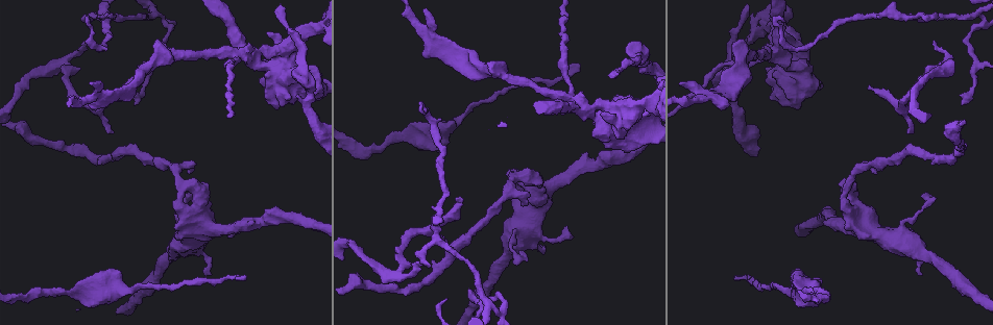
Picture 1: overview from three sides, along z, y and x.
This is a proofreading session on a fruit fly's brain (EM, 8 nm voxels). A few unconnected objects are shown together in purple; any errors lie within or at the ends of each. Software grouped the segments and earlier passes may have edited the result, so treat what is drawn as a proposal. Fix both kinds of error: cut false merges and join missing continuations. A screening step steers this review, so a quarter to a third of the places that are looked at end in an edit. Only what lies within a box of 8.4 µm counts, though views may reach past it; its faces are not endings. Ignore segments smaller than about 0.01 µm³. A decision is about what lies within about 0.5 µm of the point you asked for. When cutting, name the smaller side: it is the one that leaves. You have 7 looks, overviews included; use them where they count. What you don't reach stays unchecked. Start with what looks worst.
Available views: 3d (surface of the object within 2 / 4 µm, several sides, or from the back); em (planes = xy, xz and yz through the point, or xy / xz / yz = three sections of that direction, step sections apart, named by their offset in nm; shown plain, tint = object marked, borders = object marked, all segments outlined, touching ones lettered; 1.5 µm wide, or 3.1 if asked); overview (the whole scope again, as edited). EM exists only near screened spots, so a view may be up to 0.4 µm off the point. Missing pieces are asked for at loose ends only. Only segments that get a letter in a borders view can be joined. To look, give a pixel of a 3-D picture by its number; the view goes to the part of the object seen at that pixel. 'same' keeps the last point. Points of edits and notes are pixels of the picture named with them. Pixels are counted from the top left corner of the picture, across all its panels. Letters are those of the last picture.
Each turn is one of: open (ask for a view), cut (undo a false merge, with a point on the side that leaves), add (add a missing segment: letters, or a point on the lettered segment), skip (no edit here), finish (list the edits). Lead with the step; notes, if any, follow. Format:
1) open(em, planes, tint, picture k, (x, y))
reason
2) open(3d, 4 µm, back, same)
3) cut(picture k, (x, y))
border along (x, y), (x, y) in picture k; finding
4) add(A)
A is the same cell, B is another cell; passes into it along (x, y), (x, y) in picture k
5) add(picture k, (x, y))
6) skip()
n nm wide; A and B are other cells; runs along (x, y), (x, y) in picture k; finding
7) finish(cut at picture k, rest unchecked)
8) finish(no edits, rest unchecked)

open(3d, 2 µm, picture 1, (776, 50))
four arms meet

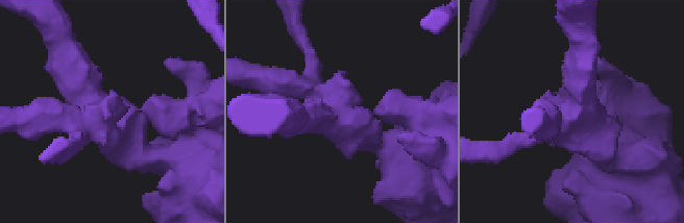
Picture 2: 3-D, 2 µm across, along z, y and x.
open(em, planes, plain, picture 2, (104, 116))

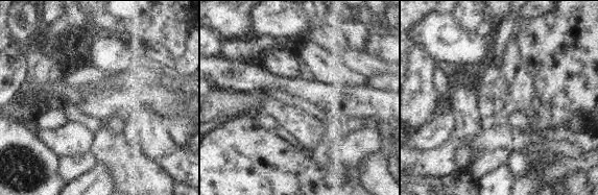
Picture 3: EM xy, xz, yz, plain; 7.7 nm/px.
open(em, planes, borders, same)

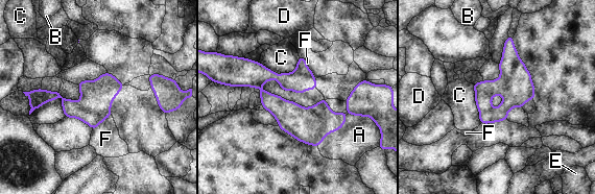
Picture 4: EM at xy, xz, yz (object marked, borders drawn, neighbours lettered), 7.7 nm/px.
cut(picture 4, (96, 96))
200 nm wide; A, B, C, D, E and F are other cells; border along (77, 103), (98, 115), (110, 108) in picture 4; a second cell is stuck on

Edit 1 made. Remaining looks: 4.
open(3d, 2 µm, picture 1, (979, 27))
abrupt turn

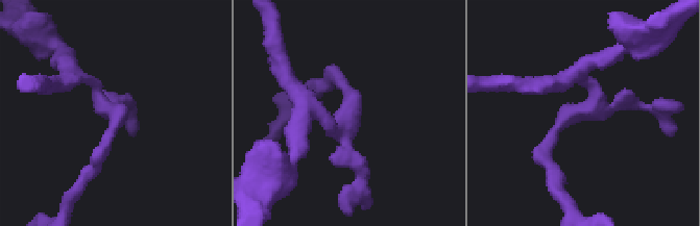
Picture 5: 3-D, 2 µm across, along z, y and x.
open(em, xz, step 8, tint, picture 5, (347, 116))

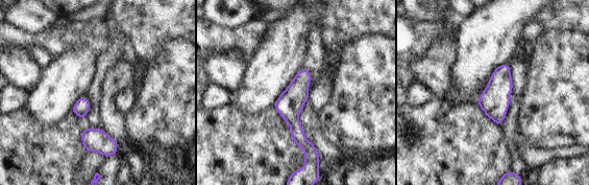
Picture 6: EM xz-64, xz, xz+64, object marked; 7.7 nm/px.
open(em, yz, step 4, borders, same)

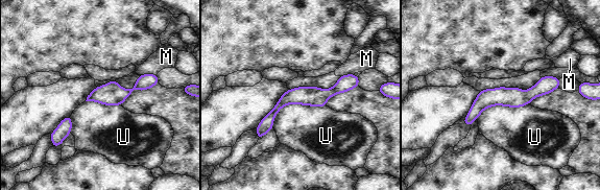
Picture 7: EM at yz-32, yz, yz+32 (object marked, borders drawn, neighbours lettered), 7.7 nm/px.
skip()
M and U are other cells; border along (326, 104), (285, 104), (272, 127) in picture 7; continuous, no second cell

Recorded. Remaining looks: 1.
finish(cut at picture 4, rest unchecked)

